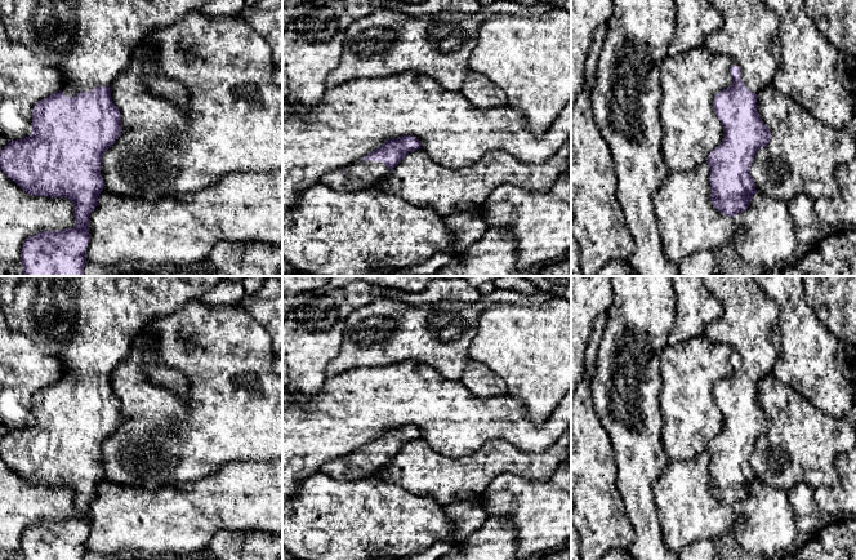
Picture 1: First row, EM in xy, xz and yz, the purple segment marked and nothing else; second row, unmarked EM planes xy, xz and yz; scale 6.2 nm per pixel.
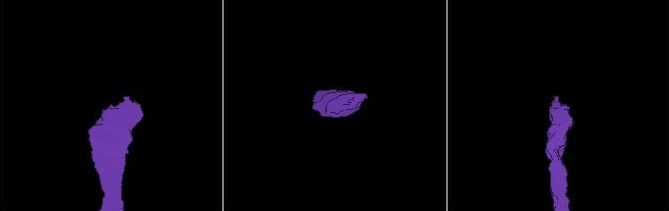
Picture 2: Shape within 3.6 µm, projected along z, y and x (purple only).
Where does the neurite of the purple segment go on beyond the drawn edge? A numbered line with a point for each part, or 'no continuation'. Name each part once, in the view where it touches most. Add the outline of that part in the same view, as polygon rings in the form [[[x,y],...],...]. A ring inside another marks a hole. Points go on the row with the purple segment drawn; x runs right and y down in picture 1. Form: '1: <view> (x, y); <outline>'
1: xy (90, 41); [[[15,0],[10,17],[3,17],[5,34],[26,45],[32,55],[46,66],[61,71],[66,83],[62,92],[76,97],[80,92],[92,92],[95,86],[111,86],[112,81],[131,63],[133,50],[141,39],[161,27],[175,23],[188,13],[200,10],[210,0]]]

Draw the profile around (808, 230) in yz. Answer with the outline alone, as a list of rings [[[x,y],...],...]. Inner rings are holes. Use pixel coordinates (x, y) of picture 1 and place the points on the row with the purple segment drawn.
[[[804,194],[797,195],[788,203],[799,246],[813,246],[824,235],[819,217],[815,213],[815,199]]]

